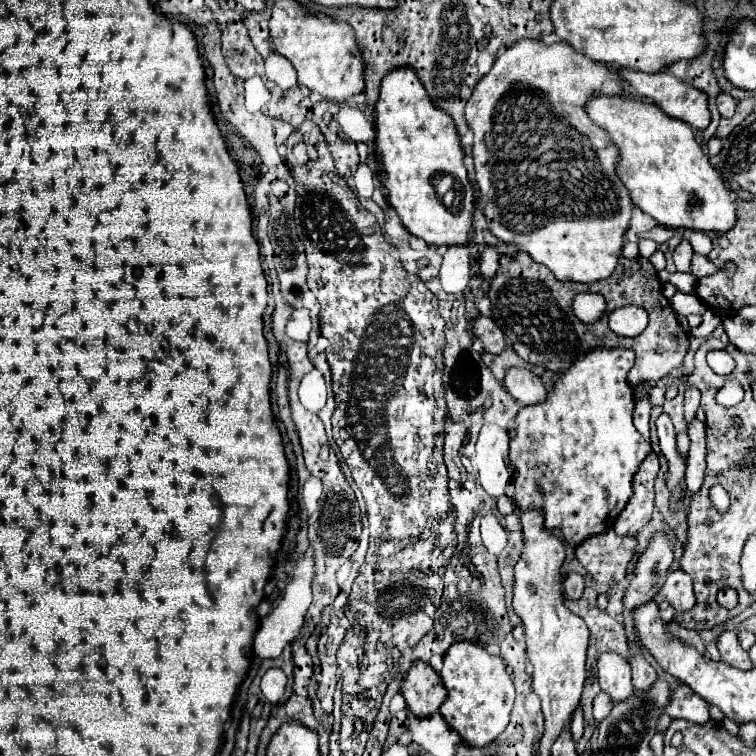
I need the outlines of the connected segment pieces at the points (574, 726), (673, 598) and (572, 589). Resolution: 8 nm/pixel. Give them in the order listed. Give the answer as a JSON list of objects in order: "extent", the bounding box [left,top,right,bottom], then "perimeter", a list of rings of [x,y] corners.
[{"extent":[570,706,584,742],"perimeter":[[[578,706],[574,710],[572,722],[570,722],[570,730],[572,730],[572,740],[578,742],[582,738],[582,732],[584,732],[584,712],[582,712],[582,706]]]},{"extent":[658,572,694,612],"perimeter":[[[670,572],[668,580],[662,590],[662,598],[658,600],[668,600],[676,612],[686,612],[688,608],[694,606],[694,592],[692,592],[692,580],[686,572]]]},{"extent":[564,572,584,600],"perimeter":[[[570,572],[564,578],[564,594],[566,594],[566,598],[578,600],[578,598],[582,598],[582,592],[584,592],[584,578],[578,572]]]}]

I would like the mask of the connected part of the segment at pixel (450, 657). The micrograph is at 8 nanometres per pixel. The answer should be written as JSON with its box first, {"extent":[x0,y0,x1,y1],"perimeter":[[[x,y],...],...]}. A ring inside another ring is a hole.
{"extent":[440,642,514,748],"perimeter":[[[456,642],[444,656],[440,678],[448,690],[440,714],[470,746],[482,748],[504,732],[514,704],[514,686],[500,656],[486,652],[486,648],[474,642]]]}

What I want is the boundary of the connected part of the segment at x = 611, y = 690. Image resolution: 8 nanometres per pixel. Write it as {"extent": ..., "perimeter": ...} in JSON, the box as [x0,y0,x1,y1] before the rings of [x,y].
{"extent":[598,652,634,702],"perimeter":[[[602,652],[598,656],[598,680],[614,702],[626,700],[634,692],[630,664],[616,652]]]}

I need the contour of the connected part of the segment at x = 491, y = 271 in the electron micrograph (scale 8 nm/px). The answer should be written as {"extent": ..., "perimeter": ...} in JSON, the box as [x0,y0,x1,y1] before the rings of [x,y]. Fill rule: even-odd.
{"extent":[480,248,500,280],"perimeter":[[[486,248],[480,256],[480,274],[484,280],[492,280],[498,272],[498,258],[500,254],[496,252],[496,248]]]}

